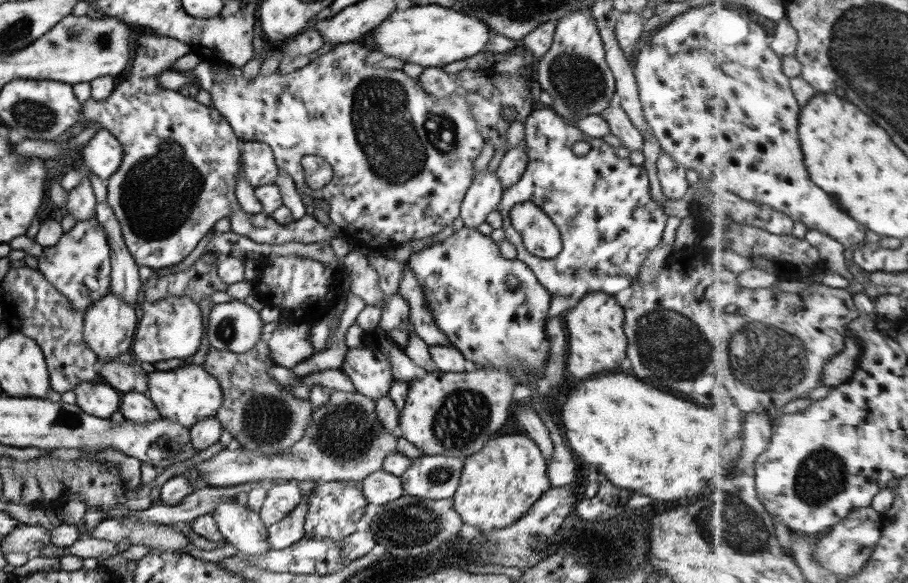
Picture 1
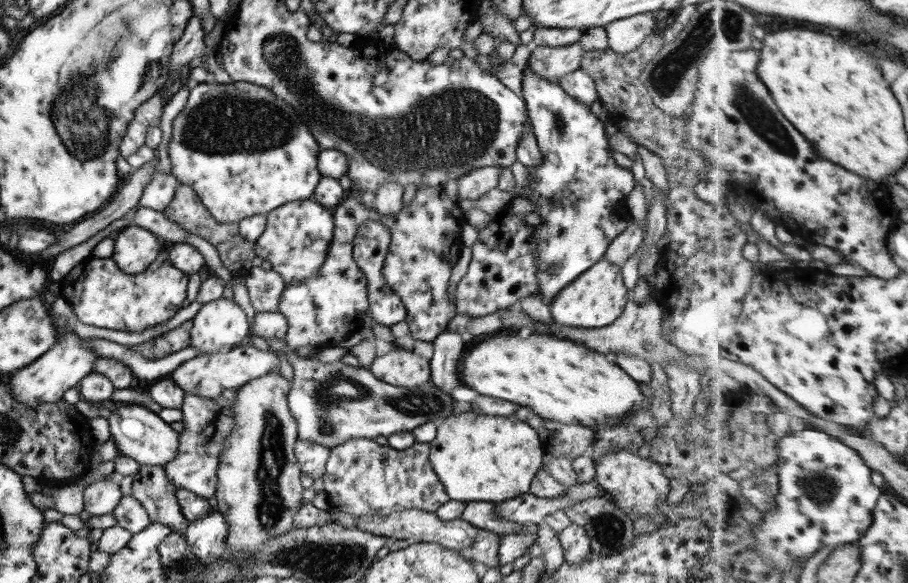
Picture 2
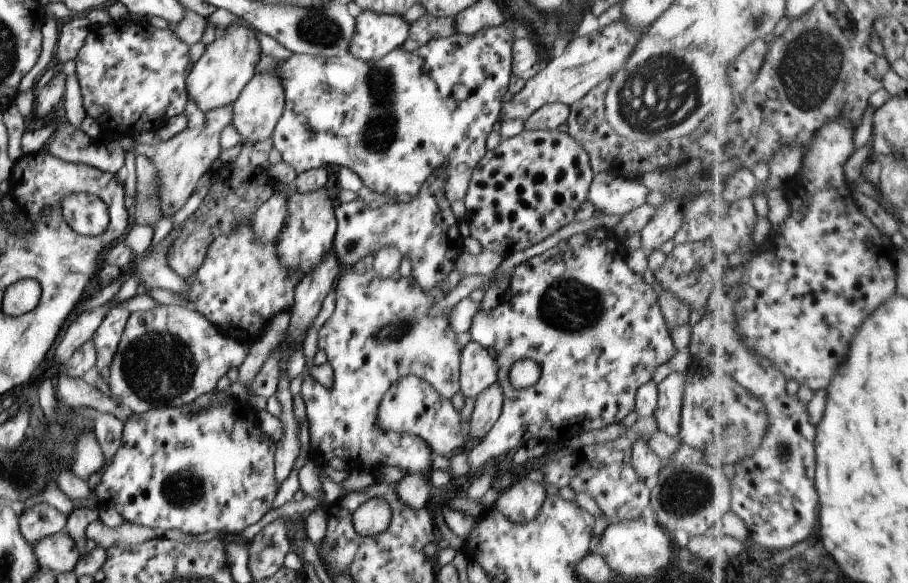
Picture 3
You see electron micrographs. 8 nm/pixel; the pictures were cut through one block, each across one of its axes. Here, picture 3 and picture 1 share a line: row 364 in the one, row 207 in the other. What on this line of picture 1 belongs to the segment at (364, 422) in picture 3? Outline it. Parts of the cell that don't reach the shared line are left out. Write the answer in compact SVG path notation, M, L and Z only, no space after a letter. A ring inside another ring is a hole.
M356 40L352 42L344 42L336 45L329 52L320 55L314 61L308 63L302 68L296 69L290 74L282 74L278 70L272 75L264 76L258 73L255 78L246 79L242 76L242 67L229 64L221 64L221 67L227 70L230 77L227 77L221 83L214 82L214 73L212 73L212 62L202 59L194 68L193 74L196 76L195 85L198 88L207 90L212 97L211 106L220 111L220 114L228 121L236 137L240 142L258 141L266 143L273 150L275 161L279 169L284 169L295 182L295 186L299 192L307 193L314 199L319 198L325 200L331 208L329 217L331 221L341 228L341 240L348 240L353 247L366 247L370 239L378 239L382 244L394 242L394 246L402 246L403 242L411 242L418 239L425 239L429 236L442 232L446 226L452 225L452 222L459 216L462 199L465 197L466 191L473 183L475 169L474 161L481 153L485 140L482 139L476 119L470 110L469 102L466 100L465 94L461 91L453 93L446 98L436 98L428 94L419 79L411 78L406 75L402 69L388 70L387 68L378 68L368 66L365 63L366 55L375 50L364 45L364 41ZM308 154L316 154L322 156L326 162L330 163L333 170L332 179L320 190L313 190L308 187L304 181L302 165L300 160Z

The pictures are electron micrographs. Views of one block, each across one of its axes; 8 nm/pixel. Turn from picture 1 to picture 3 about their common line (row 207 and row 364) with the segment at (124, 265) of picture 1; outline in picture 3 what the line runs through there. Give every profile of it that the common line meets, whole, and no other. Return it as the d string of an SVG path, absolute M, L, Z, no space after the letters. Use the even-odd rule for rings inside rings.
M112 308L104 316L104 320L94 333L93 340L97 354L95 365L104 380L110 378L110 364L112 364L116 351L122 342L130 313L126 308Z

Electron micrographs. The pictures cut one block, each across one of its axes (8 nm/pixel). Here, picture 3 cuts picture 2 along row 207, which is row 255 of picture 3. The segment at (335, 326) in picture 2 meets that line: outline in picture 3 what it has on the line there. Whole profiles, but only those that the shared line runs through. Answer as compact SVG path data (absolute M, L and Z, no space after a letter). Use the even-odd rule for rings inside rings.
M438 170L438 174L430 176L420 192L407 203L382 203L372 208L369 203L358 199L348 203L337 201L334 204L337 231L333 253L340 264L353 267L362 258L380 252L384 246L394 246L404 259L411 261L410 285L420 287L422 292L430 292L446 281L463 253L463 237L460 235L460 221L454 217L451 202L444 193L444 178L446 174Z

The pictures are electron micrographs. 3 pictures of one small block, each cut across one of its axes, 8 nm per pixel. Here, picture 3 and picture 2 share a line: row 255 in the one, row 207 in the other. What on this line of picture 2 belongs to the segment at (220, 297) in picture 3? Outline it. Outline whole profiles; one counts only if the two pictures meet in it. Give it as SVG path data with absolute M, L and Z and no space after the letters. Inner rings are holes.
M208 82L192 83L189 97L184 108L172 122L172 139L169 142L168 156L171 160L170 173L178 179L178 182L184 185L190 185L194 192L198 193L200 201L210 211L212 217L220 224L239 223L242 219L248 218L255 214L268 214L271 210L285 205L292 201L303 201L310 199L315 191L316 186L323 177L318 171L318 154L321 151L318 141L310 132L309 125L305 122L304 116L292 105L279 99L268 87L258 86L249 82L230 82L228 84Z

